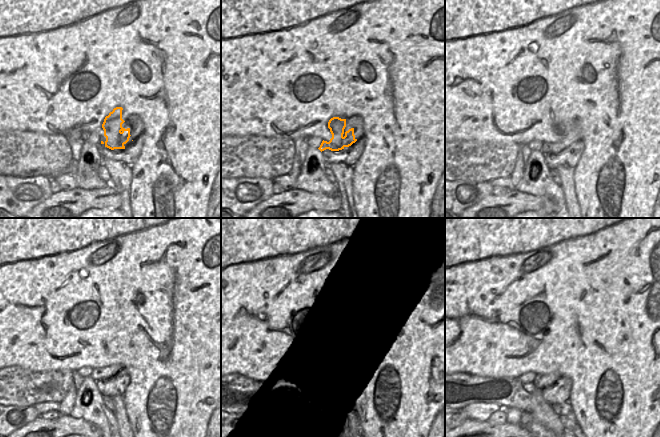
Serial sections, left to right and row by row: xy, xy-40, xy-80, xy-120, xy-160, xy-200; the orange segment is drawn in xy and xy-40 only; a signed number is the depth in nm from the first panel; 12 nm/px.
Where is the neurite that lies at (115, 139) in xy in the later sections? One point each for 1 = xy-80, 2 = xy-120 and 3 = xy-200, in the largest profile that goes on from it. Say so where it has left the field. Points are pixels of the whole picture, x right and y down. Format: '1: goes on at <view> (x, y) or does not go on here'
1: goes on at xy-80 (574, 136)
2: goes on at xy-120 (106, 372)
3: goes on at xy-200 (541, 381)

